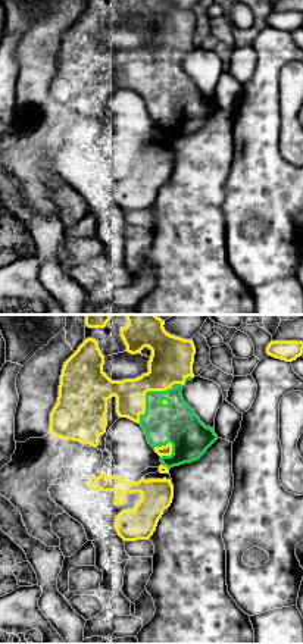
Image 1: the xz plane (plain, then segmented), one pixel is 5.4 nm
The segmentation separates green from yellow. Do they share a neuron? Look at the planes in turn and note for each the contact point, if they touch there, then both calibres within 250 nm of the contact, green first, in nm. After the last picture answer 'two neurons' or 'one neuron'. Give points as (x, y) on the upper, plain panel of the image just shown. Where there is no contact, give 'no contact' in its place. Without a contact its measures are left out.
meets green at (149, 62); 220 nm thick on the green side, 240 nm on the other

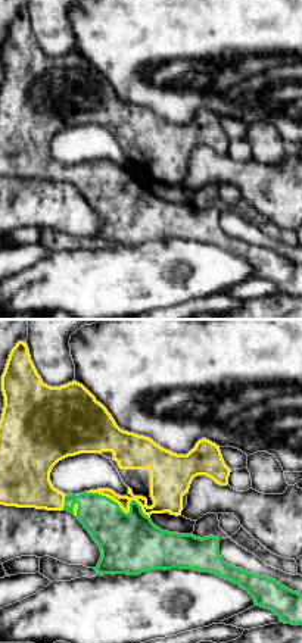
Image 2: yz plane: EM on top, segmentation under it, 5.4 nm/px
meets green at (121, 180); 320 nm thick on the green side, 150 nm on the other

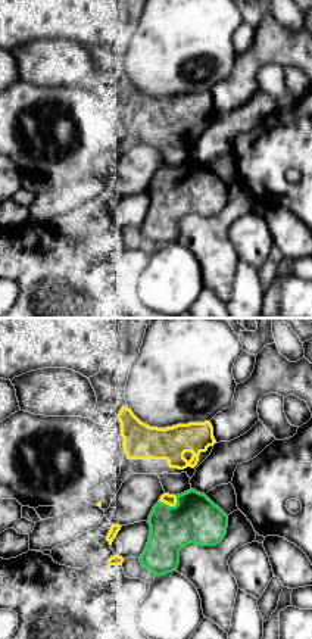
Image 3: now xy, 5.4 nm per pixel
meets green at (168, 175); 260 nm thick on the green side, 60 nm on the other

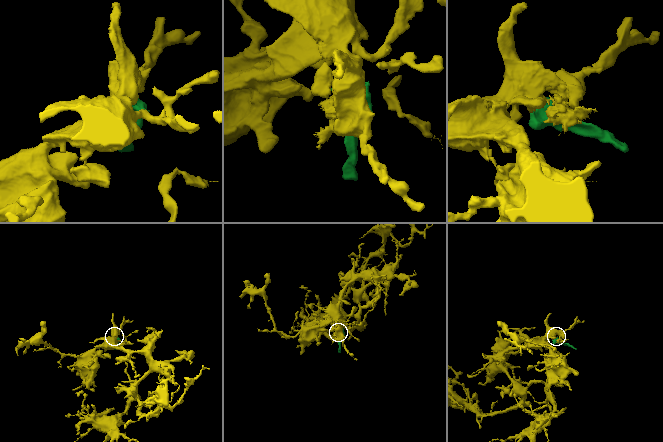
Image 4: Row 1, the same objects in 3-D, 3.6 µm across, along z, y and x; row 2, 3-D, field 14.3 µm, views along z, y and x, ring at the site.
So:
one neuron

